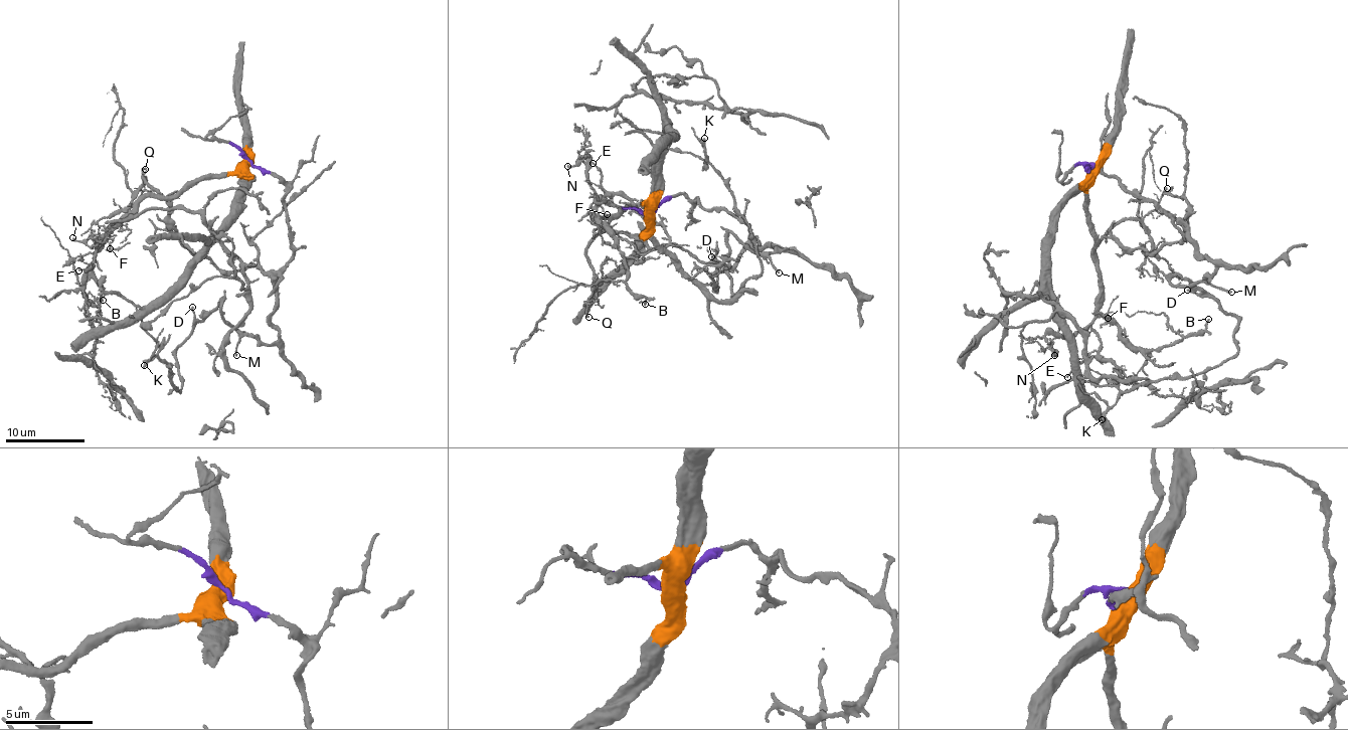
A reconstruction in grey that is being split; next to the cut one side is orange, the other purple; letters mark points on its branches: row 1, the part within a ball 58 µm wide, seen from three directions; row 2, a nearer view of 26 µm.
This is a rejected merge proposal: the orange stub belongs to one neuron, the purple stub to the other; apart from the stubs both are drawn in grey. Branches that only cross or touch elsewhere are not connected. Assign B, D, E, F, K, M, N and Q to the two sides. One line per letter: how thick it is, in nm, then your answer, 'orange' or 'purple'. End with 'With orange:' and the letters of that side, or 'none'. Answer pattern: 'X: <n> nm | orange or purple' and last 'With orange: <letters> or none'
B: 170 nm | orange
D: 160 nm | purple
E: 120 nm | orange
F: 150 nm | orange
K: 320 nm | purple
M: 170 nm | purple
N: 190 nm | orange
Q: 170 nm | orange
With orange: B, E, F, N, Q

